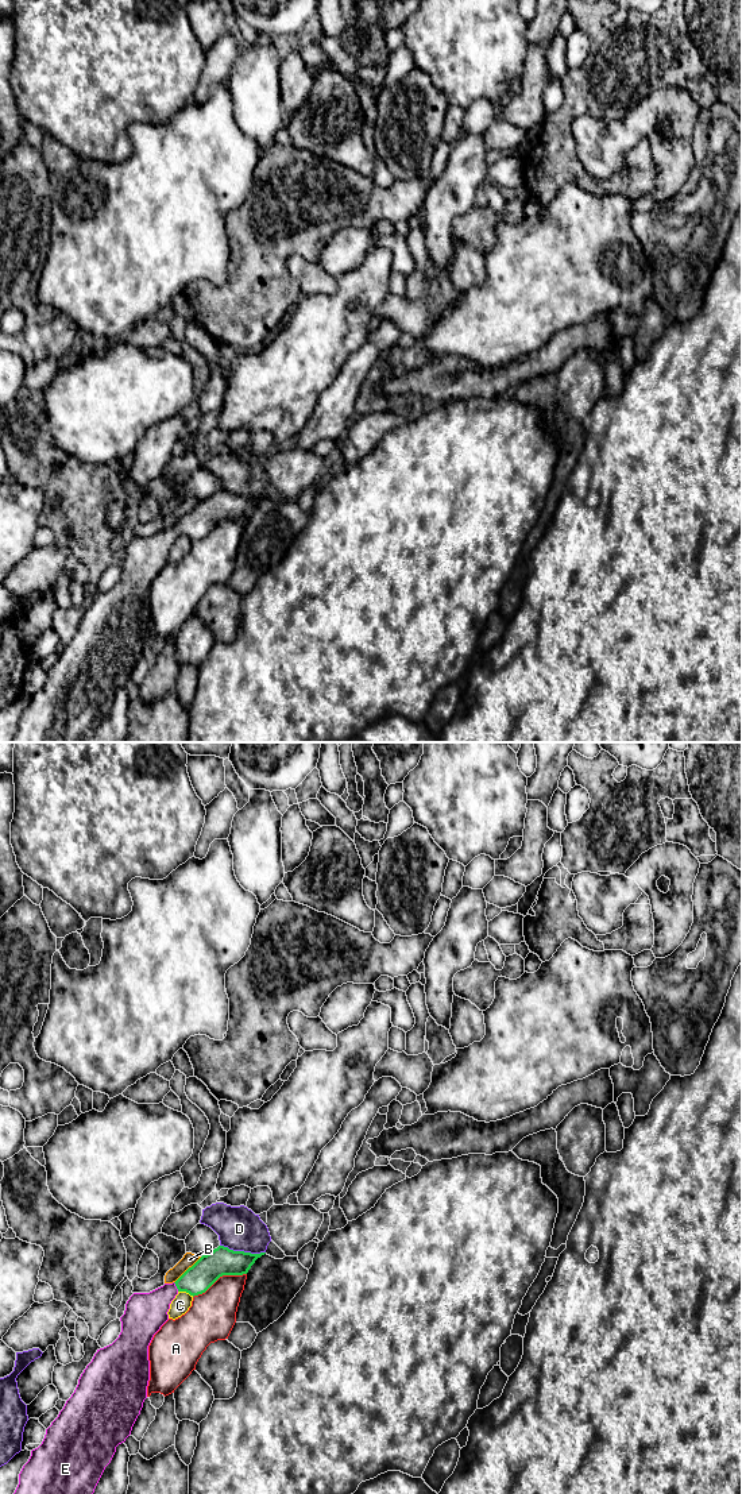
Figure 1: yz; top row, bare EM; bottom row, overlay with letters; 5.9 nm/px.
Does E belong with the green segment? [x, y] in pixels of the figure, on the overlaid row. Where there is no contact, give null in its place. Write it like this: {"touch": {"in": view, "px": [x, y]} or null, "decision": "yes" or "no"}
{"touch": {"in": "yz", "px": [176, 1285]}, "decision": "yes"}

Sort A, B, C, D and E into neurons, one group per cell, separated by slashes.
A / B / C / D / E

